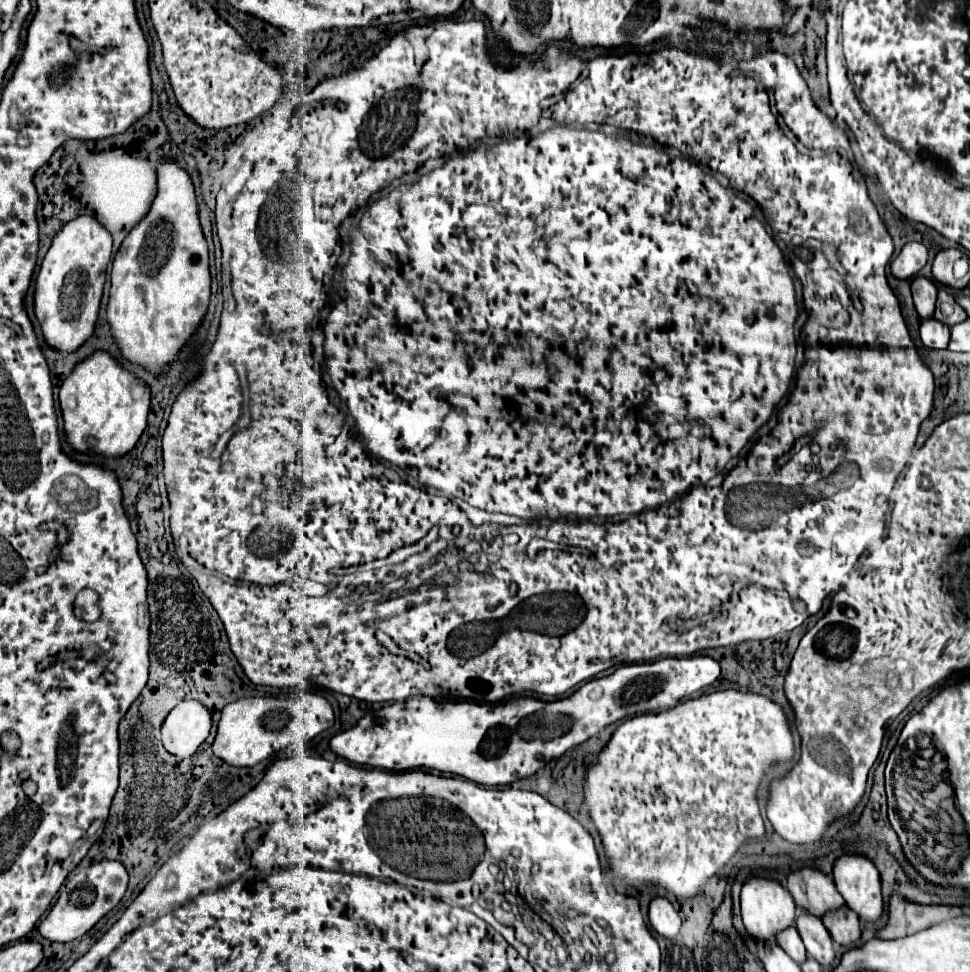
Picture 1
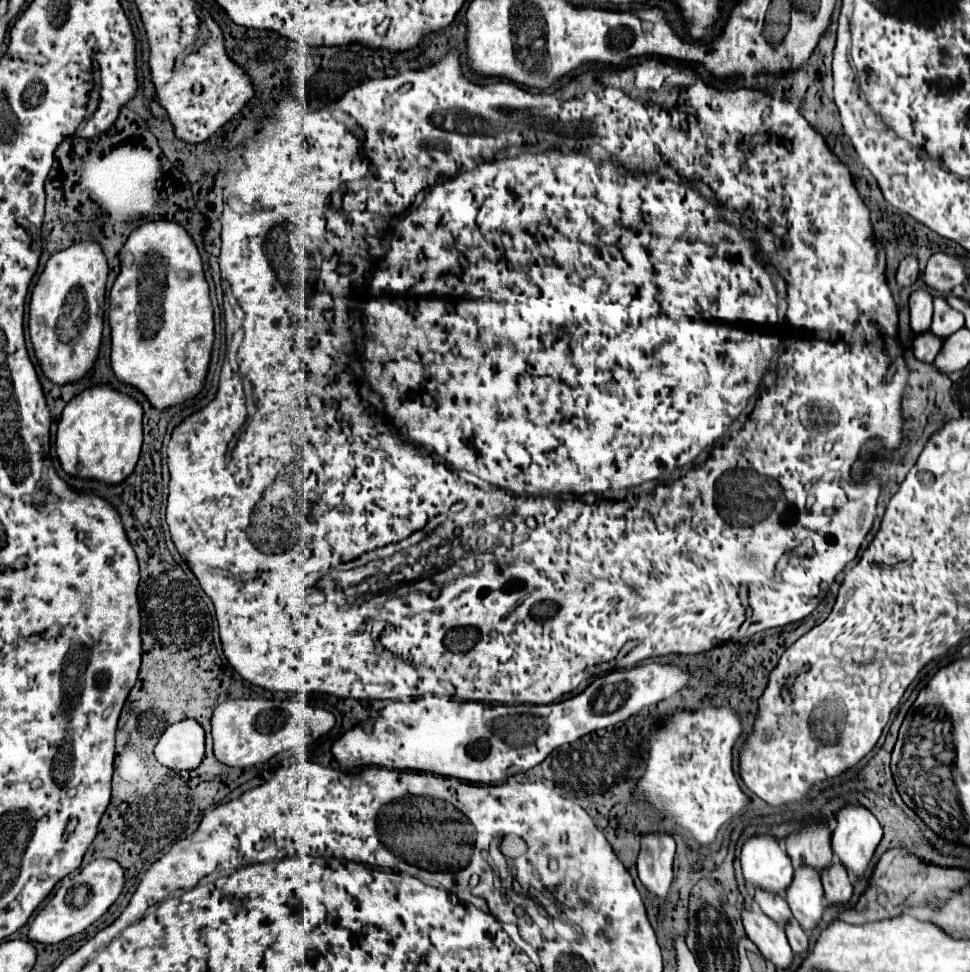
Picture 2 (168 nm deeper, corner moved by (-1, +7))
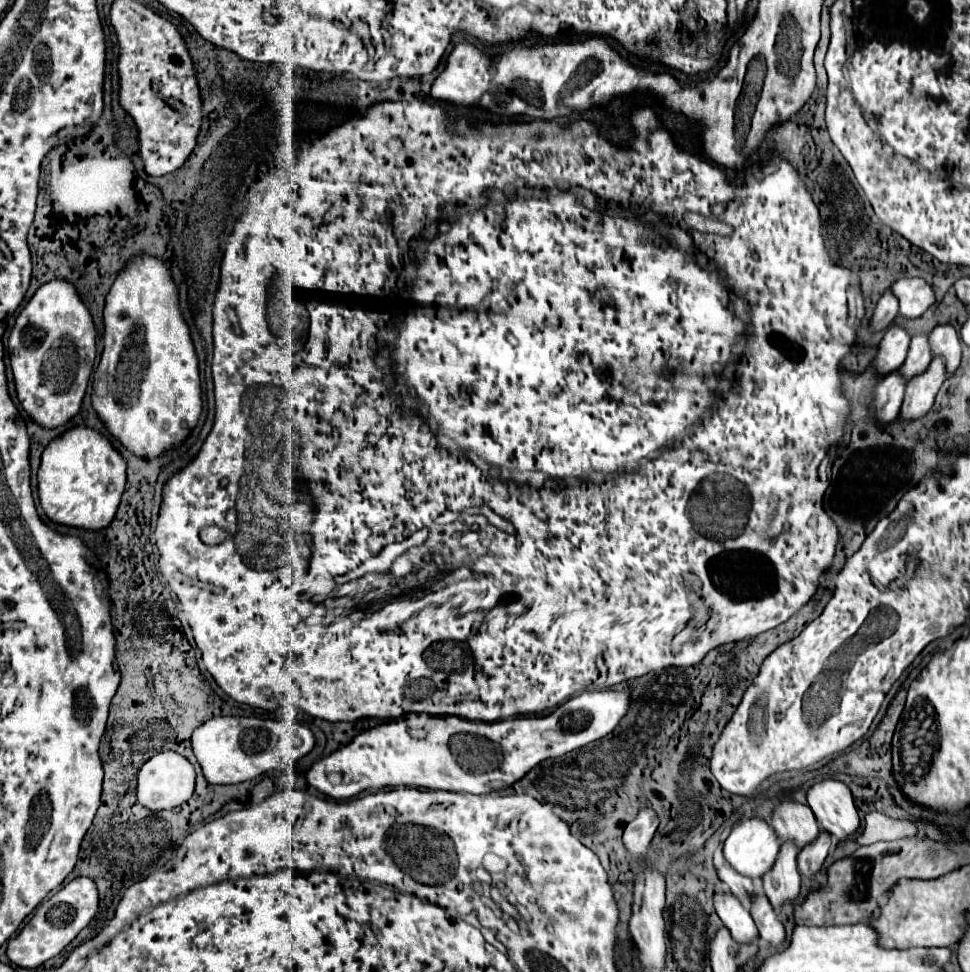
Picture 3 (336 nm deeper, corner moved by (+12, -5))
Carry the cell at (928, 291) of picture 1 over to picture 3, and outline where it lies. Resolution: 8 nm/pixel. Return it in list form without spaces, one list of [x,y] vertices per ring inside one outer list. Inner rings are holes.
[[[889,327],[885,337],[877,345],[877,355],[871,361],[871,367],[875,367],[875,375],[885,377],[891,371],[897,371],[907,355],[909,347],[909,335],[901,327]]]

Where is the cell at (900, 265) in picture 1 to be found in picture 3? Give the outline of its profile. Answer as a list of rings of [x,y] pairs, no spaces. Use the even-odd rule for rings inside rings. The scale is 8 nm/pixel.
[[[887,291],[887,293],[879,299],[879,303],[877,303],[875,311],[873,311],[873,317],[871,317],[871,321],[869,321],[869,331],[871,331],[871,333],[881,333],[881,331],[885,331],[885,329],[891,325],[891,321],[897,317],[897,309],[899,309],[899,305],[897,305],[895,295],[891,295],[891,291]]]

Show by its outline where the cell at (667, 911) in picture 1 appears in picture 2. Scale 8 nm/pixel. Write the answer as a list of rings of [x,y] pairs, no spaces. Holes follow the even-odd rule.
[[[652,833],[642,837],[642,849],[638,855],[638,877],[644,887],[662,903],[668,901],[672,885],[672,859],[674,837],[668,833]]]

